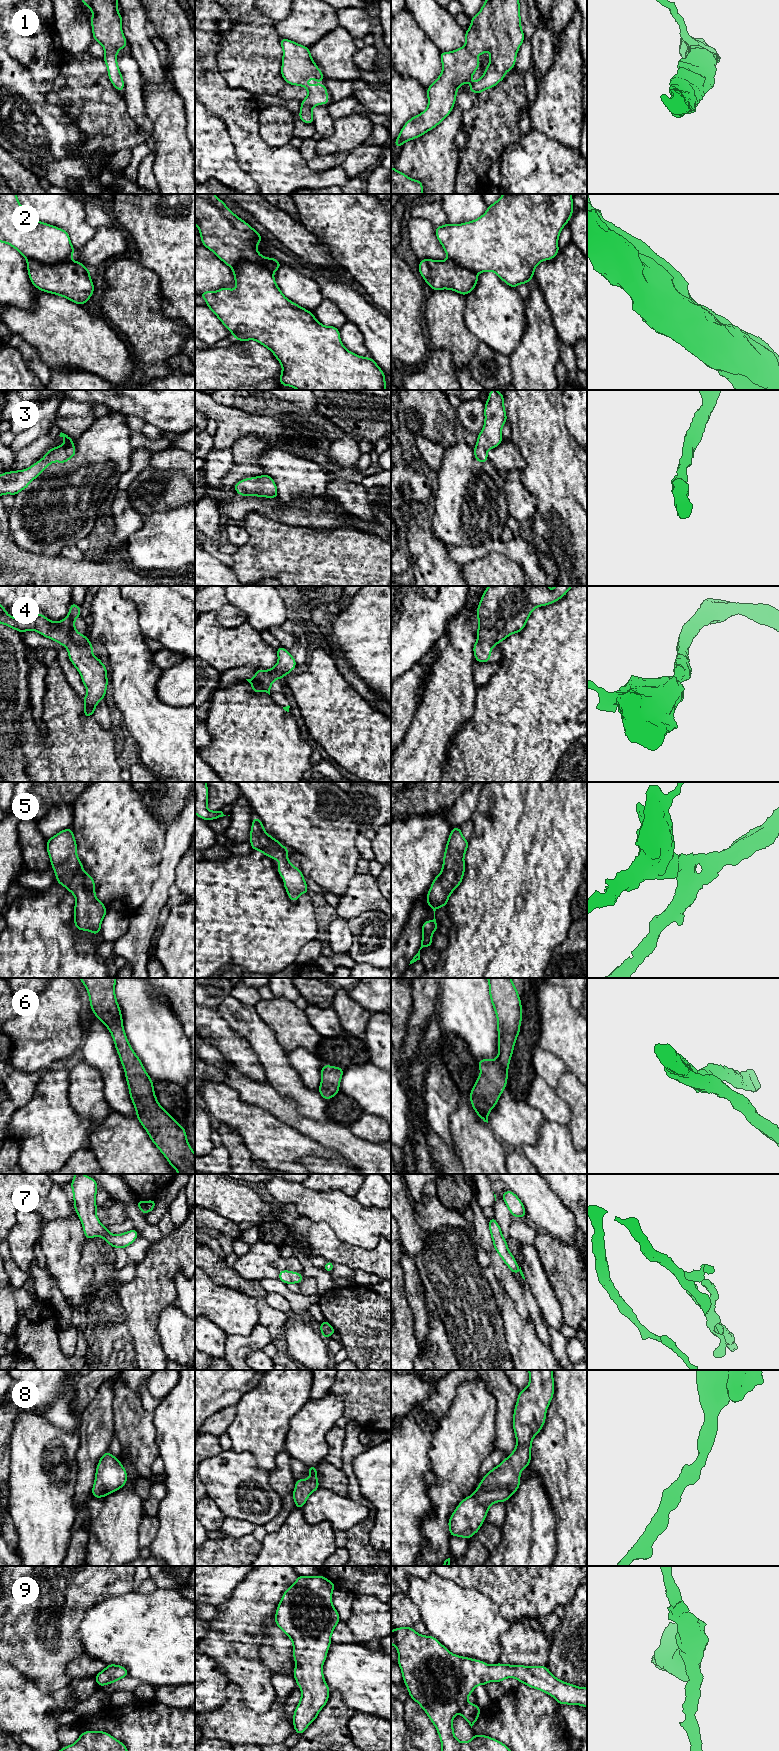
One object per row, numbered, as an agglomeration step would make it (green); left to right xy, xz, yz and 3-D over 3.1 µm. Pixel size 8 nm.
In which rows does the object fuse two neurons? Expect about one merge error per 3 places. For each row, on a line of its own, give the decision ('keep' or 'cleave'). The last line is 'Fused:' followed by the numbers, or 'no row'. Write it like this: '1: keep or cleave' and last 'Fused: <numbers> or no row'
1: keep
2: keep
3: keep
4: keep
5: keep
6: keep
7: keep
8: keep
9: keep
Fused: no row

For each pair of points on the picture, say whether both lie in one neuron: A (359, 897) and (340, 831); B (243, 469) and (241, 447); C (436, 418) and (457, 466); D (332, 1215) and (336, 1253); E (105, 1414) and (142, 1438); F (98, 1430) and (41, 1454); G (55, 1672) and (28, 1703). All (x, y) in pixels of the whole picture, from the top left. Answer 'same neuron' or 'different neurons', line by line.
A: different neurons
B: same neuron
C: different neurons
D: different neurons
E: different neurons
F: different neurons
G: different neurons

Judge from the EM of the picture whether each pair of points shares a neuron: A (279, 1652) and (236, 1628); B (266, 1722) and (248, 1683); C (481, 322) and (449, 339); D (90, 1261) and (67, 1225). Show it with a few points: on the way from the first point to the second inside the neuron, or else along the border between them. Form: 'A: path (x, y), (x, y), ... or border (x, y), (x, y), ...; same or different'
A: border (269, 1620), (260, 1648), (260, 1659), (267, 1666); different
B: border (276, 1697), (273, 1705), (261, 1713), (243, 1702); different
C: border (464, 306), (464, 324), (480, 341); different
D: border (84, 1244), (81, 1250), (81, 1264), (90, 1270); different

